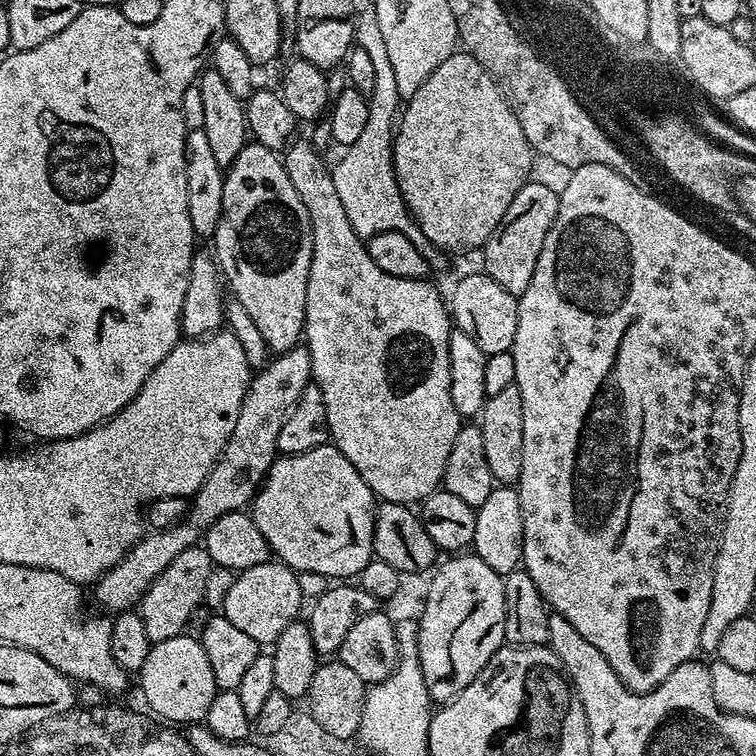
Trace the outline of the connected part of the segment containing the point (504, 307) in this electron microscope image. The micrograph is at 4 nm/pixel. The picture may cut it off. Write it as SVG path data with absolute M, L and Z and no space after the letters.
M486 274L480 276L464 276L456 284L450 296L450 316L455 327L474 338L478 350L489 357L494 354L511 352L514 342L514 330L518 330L517 297L511 296L498 282L494 282Z

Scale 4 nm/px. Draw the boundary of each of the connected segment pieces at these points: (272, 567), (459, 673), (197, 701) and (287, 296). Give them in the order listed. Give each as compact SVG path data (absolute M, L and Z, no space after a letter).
M269 562L239 573L235 579L224 596L222 615L238 630L254 638L257 644L275 645L282 630L286 630L286 626L299 617L296 616L300 612L300 584L296 581L299 580L297 573L279 562Z
M460 554L449 560L449 564L441 563L431 577L428 601L418 615L416 629L422 678L428 687L429 701L436 706L448 705L462 694L492 655L506 644L502 577L474 554Z
M181 634L166 642L152 645L146 662L140 667L138 679L144 691L144 700L164 720L192 726L207 717L213 698L217 694L214 670L210 670L210 658L195 635Z
M255 142L245 143L238 158L226 169L224 178L224 189L222 190L222 214L218 218L218 226L214 237L214 255L216 262L220 266L223 279L232 287L231 295L242 306L246 306L246 314L254 320L254 326L258 328L258 334L266 342L269 353L281 354L291 350L301 343L304 334L304 311L306 310L306 282L310 272L310 258L312 257L312 231L310 230L310 216L306 214L306 206L302 206L302 198L298 198L298 190L294 190L294 182L284 169L283 159L273 149L262 146Z

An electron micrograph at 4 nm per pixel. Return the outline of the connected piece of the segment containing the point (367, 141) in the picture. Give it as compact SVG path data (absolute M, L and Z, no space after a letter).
M375 7L363 8L355 15L353 21L353 39L370 57L374 72L374 86L368 93L368 108L365 129L356 142L347 145L344 156L331 169L334 188L341 199L342 208L354 230L362 238L380 232L398 232L406 234L414 248L426 258L431 267L436 268L446 260L440 249L422 234L421 228L413 219L405 205L401 190L397 186L395 168L392 162L392 141L394 139L394 123L400 106L394 70L391 69L390 58L387 57L386 42L383 41L382 30L379 29Z

